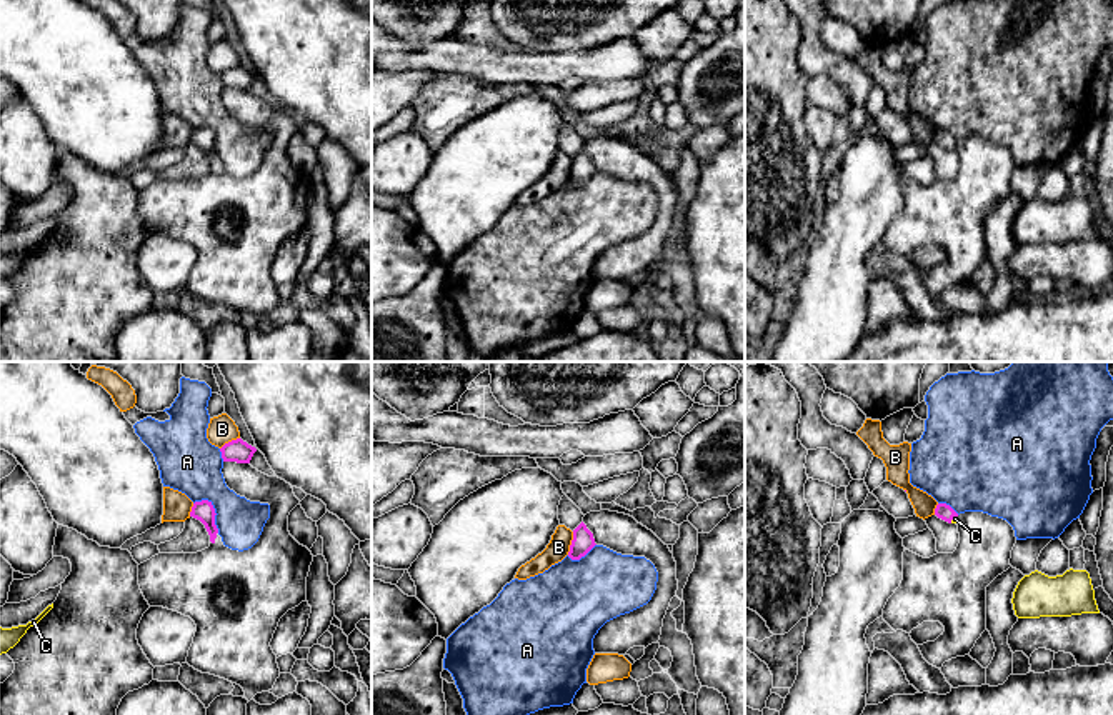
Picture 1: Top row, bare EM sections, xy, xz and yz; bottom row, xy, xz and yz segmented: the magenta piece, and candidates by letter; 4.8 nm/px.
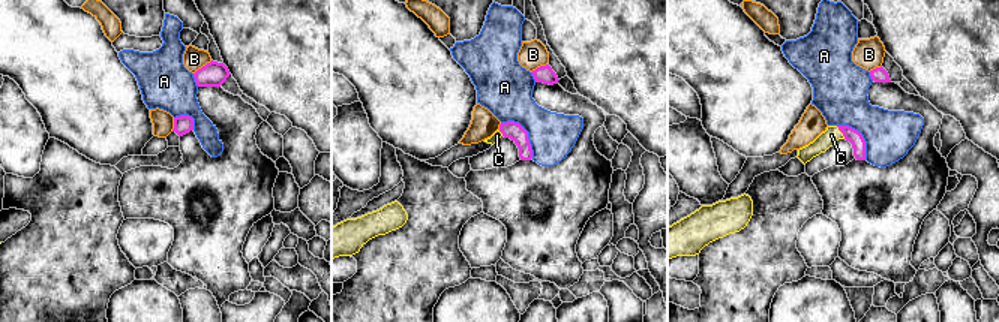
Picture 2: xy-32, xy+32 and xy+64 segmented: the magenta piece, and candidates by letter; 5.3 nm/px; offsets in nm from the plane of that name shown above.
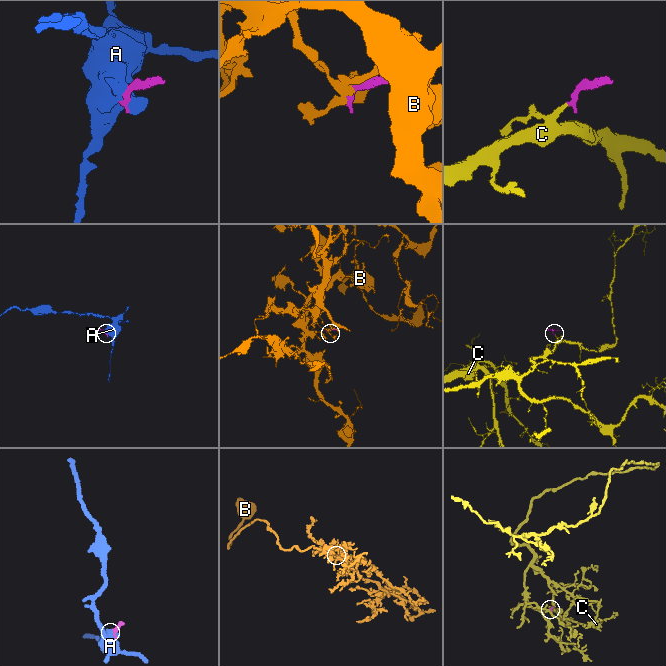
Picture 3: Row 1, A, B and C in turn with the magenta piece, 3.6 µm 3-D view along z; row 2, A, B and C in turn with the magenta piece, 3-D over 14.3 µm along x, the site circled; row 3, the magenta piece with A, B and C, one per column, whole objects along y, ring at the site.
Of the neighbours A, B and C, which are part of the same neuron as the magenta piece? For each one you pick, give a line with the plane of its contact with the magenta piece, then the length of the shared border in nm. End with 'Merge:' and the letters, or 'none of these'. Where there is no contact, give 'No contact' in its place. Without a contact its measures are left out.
C: Touches magenta in yz. Shared border 50 nm
Merge: C

